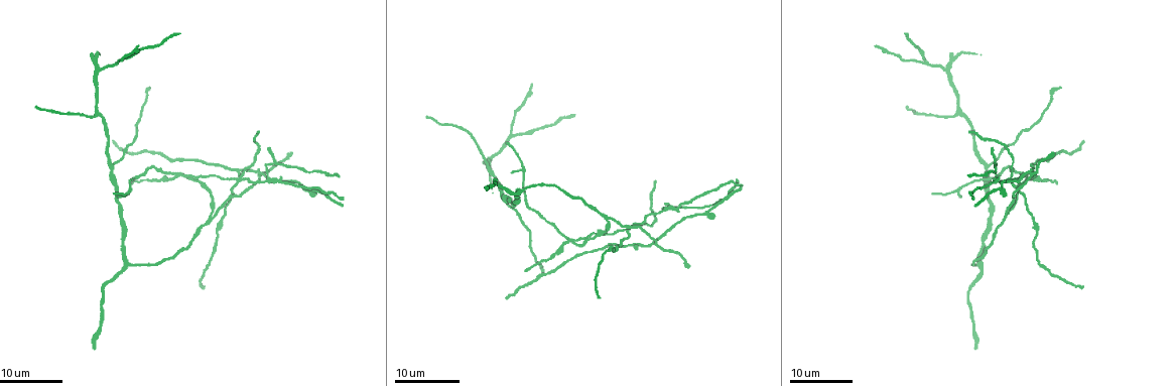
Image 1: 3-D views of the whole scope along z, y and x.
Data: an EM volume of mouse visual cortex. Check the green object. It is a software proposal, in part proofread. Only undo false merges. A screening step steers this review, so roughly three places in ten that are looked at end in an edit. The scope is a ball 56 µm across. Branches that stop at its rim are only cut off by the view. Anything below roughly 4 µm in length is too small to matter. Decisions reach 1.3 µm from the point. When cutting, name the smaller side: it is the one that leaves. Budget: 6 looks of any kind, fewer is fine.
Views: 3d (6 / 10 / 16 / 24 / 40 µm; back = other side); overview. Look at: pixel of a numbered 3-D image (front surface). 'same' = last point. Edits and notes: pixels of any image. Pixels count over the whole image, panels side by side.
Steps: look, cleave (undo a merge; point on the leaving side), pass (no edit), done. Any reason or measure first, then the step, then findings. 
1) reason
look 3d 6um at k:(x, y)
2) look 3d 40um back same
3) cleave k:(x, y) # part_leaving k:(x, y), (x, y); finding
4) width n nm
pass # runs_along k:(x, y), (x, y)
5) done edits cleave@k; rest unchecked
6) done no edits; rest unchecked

looks like a crossing
look 3d 24um at 1:(651, 241)

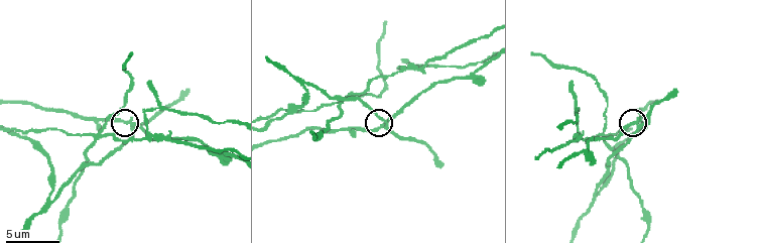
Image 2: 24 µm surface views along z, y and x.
closer look
look 3d 6um at 2:(127, 120)

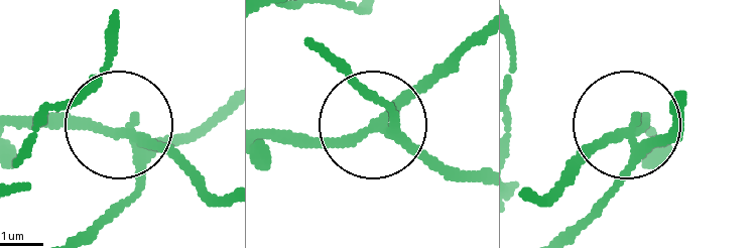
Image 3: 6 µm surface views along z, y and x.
arms 4
cleave 3:(56, 113) # part_leaving 3:(123, 132), (151, 139), (228, 197); a second neuron is stuck on

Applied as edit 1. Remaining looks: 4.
look 3d 10um at 2:(55, 200)

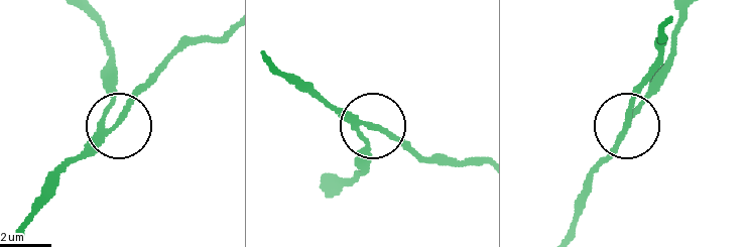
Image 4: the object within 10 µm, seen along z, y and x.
width 200 nm
cleave 4:(114, 103) # part_leaving 4:(96, 132), (109, 95), (109, 42), (89, 17); two neurons meet here

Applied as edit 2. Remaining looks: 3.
look 3d 24um at 1:(987, 164)

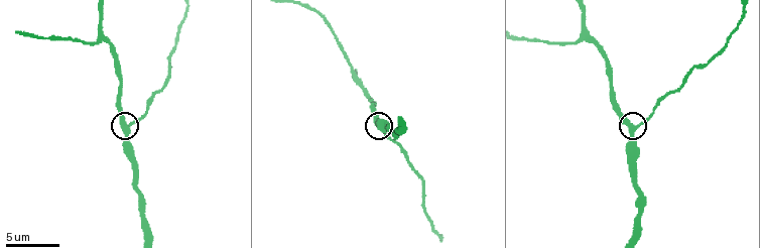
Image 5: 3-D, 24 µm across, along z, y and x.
zoom in
look 3d 6um at 5:(634, 130)

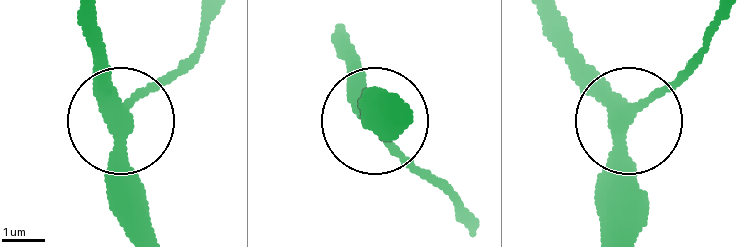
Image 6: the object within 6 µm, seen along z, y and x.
from behind
look 3d 6um back at 6:(629, 111)

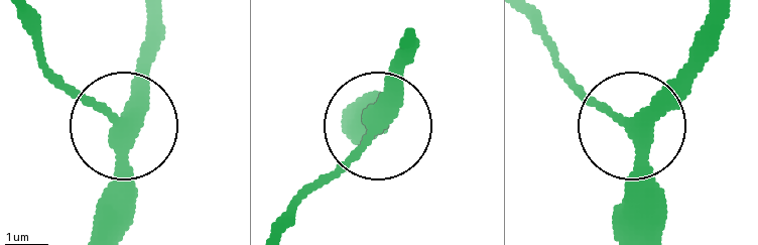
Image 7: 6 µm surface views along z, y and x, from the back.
width 330 nm
pass # runs_along 7:(91, 230), (116, 125), (51, 72); continuous, no second neuron

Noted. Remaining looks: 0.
done edits cleave@3, cleave@4; rest unchecked

